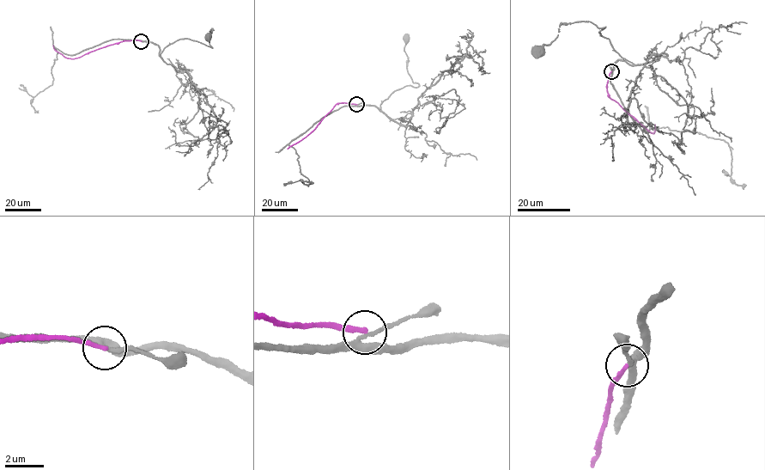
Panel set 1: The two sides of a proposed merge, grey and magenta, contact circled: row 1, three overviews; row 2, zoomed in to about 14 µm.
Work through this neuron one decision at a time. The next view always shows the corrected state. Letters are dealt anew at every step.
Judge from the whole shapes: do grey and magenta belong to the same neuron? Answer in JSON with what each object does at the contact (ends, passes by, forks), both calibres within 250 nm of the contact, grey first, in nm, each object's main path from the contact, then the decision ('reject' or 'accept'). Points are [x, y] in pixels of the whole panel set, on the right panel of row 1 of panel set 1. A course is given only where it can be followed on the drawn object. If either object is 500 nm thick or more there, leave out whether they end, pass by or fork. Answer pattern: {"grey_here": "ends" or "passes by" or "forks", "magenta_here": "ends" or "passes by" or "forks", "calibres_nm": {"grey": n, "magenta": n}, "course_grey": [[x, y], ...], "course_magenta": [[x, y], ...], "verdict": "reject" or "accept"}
{"grey_here": "forks", "magenta_here": "ends", "calibres_nm": {"grey": 200, "magenta": 240}, "course_grey": [[611, 71], [618, 59], [633, 64], [600, 35], [605, 27], [587, 21], [564, 22], [556, 37], [537, 51]], "course_magenta": [[611, 71], [605, 86], [609, 96], [651, 133], [655, 131], [655, 124]], "verdict": "reject"}

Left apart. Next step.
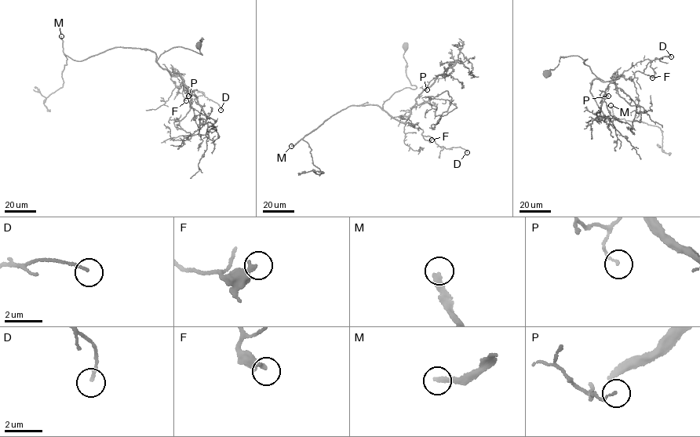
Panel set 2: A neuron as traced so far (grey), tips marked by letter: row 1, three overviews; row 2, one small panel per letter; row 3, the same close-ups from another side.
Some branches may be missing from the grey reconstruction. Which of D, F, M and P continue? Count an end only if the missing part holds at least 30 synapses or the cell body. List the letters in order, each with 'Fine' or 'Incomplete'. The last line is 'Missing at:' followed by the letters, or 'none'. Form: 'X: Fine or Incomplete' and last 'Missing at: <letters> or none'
D: Fine
F: Fine
M: Incomplete
P: Fine
Missing at: M

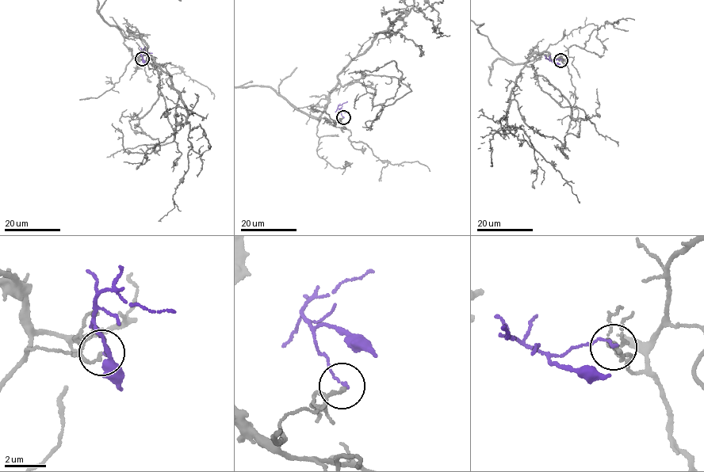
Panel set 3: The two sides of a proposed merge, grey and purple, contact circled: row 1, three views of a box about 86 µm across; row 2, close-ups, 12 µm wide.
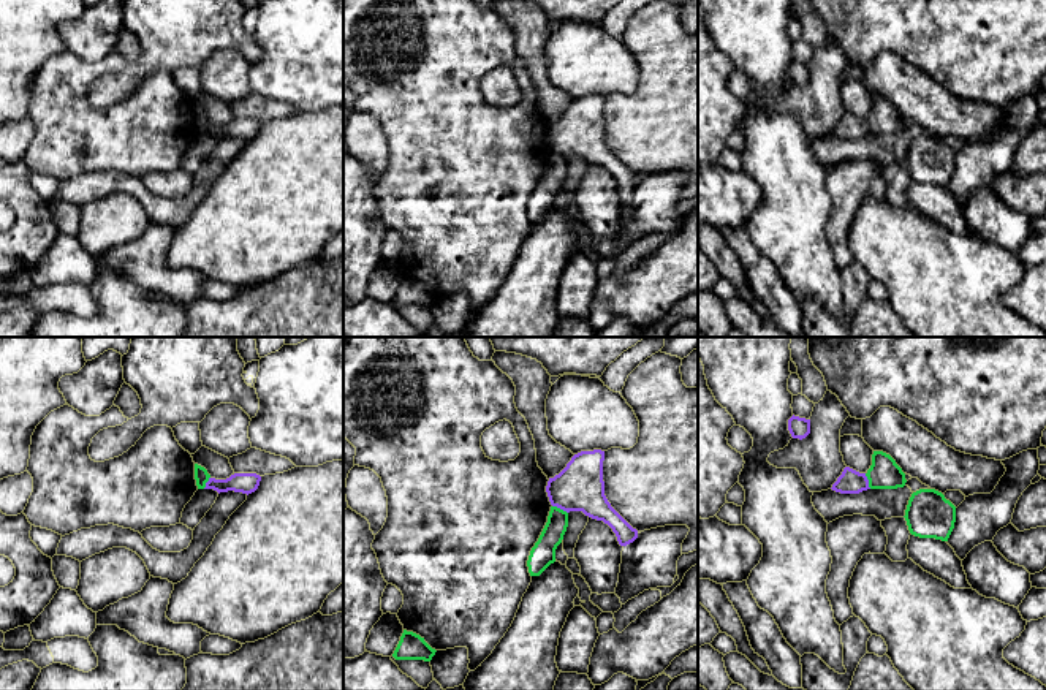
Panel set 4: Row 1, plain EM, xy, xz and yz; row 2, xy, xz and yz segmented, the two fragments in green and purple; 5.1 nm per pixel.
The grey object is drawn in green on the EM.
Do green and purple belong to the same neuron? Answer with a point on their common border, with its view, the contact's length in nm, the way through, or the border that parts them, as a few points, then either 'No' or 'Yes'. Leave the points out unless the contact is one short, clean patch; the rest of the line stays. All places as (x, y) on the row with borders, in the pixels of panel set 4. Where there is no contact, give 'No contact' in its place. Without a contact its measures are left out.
Touches green at xz (559, 508). Shared border 90 nm. Boundary: xz (553, 505), (567, 513). No

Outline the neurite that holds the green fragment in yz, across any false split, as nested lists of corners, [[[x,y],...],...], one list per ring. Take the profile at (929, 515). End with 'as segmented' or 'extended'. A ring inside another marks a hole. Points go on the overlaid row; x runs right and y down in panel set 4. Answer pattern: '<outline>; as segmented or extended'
[[[919,489],[911,494],[904,518],[911,535],[948,541],[956,506],[935,489]]]; as segmented

